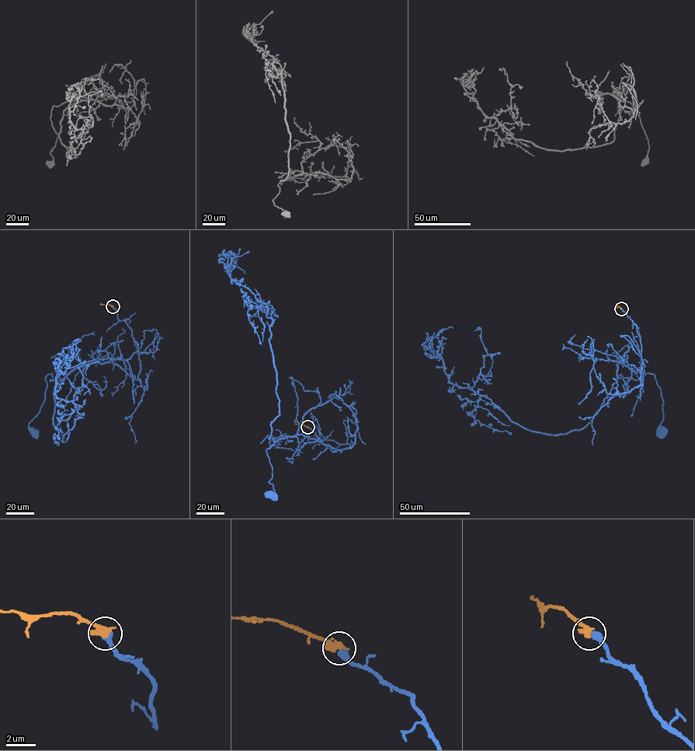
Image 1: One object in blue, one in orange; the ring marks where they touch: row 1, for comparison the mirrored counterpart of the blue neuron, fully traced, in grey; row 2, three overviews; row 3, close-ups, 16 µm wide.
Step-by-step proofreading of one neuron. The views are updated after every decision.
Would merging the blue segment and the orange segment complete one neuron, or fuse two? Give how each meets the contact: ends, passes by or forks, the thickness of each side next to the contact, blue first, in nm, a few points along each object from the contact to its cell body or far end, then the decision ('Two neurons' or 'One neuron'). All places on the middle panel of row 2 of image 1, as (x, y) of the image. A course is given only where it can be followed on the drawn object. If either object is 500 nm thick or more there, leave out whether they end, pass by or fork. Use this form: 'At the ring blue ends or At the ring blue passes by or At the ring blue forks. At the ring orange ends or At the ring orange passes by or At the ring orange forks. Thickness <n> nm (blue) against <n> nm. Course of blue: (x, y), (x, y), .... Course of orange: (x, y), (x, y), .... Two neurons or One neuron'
Thickness 480 nm (blue) against 550 nm. Course of blue: (307, 427), (321, 440), (353, 444), (278, 438), (265, 450), (271, 495). Course of orange: (307, 427), (294, 424). One neuron

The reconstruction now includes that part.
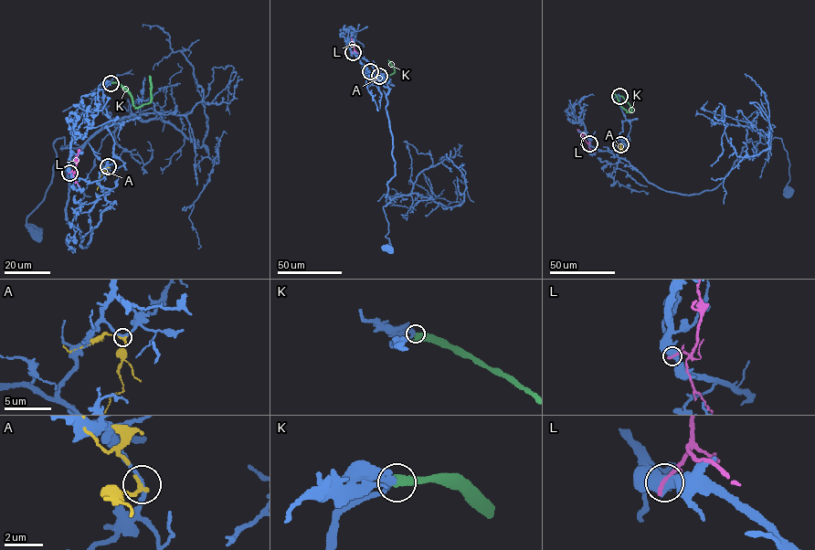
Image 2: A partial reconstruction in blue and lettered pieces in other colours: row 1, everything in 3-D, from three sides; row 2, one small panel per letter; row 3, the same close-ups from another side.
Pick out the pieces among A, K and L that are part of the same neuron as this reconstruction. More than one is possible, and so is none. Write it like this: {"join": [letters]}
{"join": []}

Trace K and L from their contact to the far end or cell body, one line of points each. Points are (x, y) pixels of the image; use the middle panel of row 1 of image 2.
K: (370, 71), (387, 80), (395, 70), (388, 60)
L: (352, 52), (351, 37)

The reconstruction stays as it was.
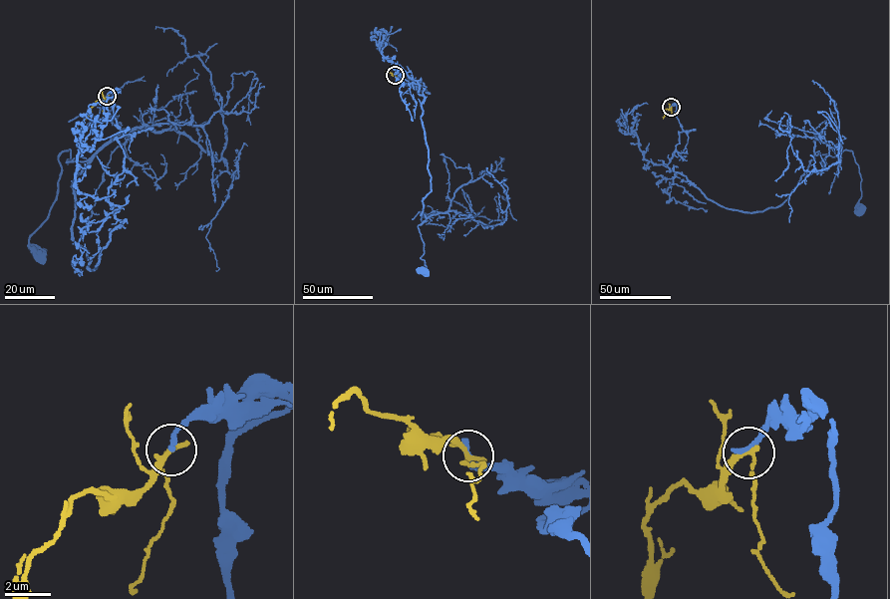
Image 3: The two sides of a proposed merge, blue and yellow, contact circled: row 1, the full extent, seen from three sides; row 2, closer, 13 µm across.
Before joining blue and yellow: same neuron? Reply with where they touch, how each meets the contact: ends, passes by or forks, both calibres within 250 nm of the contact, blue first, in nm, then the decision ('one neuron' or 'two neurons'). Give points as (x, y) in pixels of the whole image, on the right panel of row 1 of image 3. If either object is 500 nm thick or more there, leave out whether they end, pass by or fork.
place (671, 107); blue ends; yellow passes by; calibres 280 and 200 nm; two neurons

